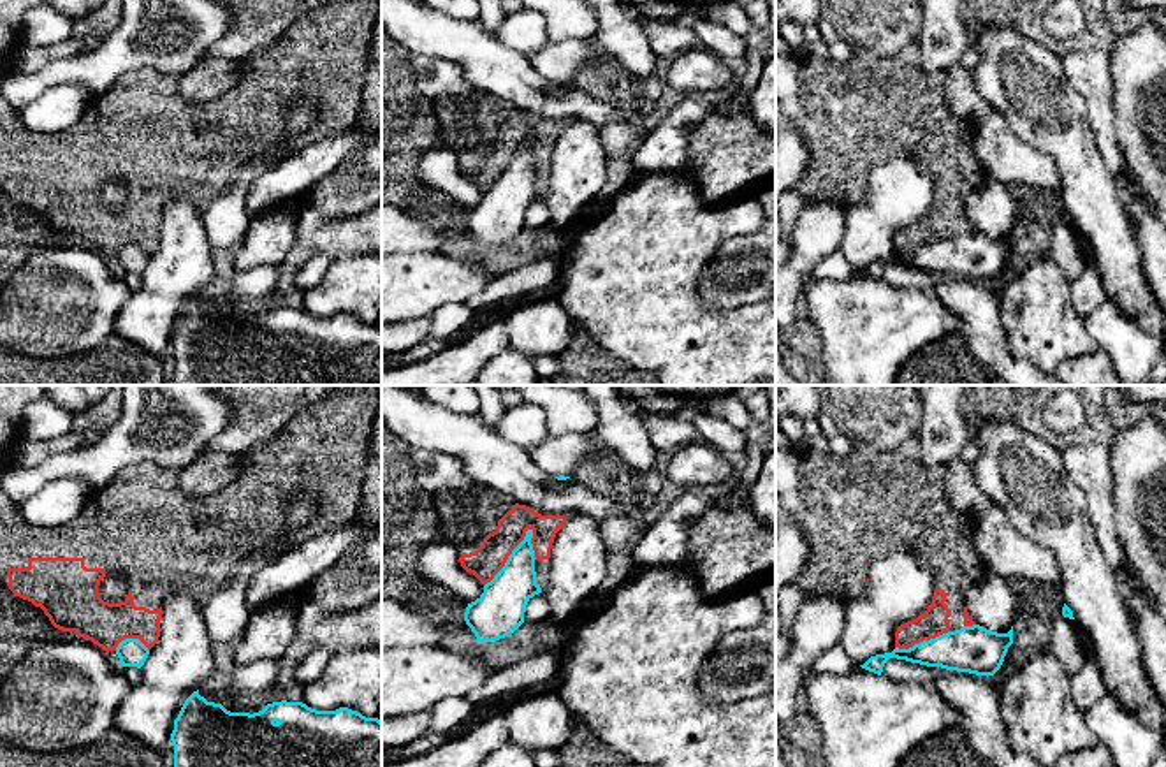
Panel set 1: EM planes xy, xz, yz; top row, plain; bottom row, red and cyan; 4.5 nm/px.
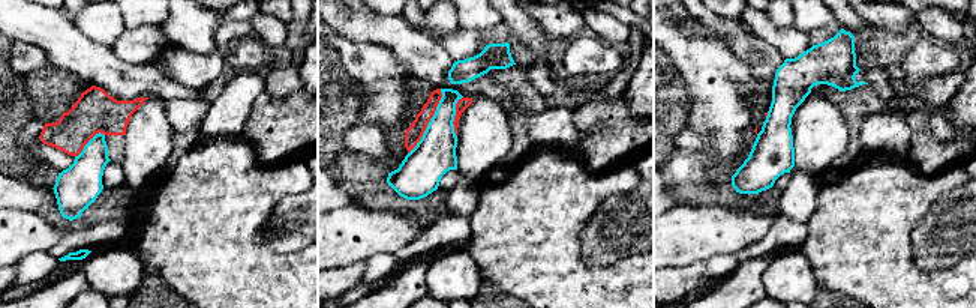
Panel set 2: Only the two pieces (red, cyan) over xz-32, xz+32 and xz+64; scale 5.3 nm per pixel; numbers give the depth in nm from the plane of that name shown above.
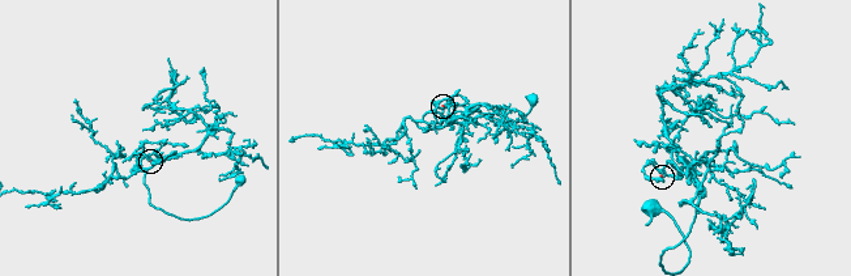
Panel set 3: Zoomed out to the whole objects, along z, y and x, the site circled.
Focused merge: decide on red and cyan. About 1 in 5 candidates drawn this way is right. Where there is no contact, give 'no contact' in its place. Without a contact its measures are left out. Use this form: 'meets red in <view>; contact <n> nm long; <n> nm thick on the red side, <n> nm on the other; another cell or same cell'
meets red in xz; contact 340 nm long; 150 nm thick on the red side, 220 nm on the other; another cell

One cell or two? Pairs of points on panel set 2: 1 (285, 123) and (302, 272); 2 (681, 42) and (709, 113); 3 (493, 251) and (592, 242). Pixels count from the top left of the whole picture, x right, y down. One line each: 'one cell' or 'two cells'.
1: two cells
2: one cell
3: two cells

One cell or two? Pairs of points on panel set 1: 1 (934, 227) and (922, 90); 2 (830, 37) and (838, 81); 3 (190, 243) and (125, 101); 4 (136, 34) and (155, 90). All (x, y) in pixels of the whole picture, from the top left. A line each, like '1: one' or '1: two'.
1: one
2: two
3: two
4: two

